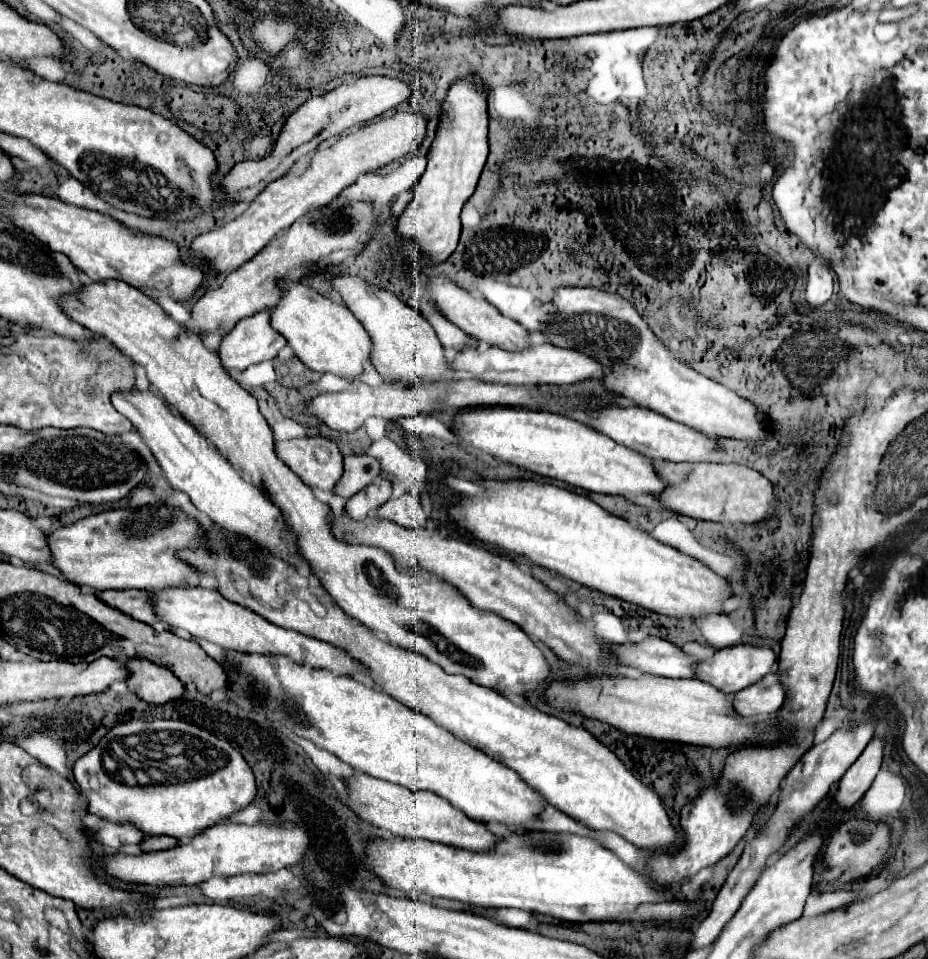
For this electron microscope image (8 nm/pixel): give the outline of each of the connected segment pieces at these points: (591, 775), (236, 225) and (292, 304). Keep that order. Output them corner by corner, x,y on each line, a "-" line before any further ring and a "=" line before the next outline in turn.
222,528
208,530
208,544
210,550
184,550
180,552
180,558
196,566
202,574
214,574
220,584
218,592
224,598
254,610
282,628
292,628
346,648
356,660
372,670
374,680
386,694
412,710
422,712
460,740
480,748
484,754
518,772
522,780
544,794
544,798
564,814
584,822
592,830
614,832
638,848
668,850
680,842
660,796
644,786
620,758
600,744
588,730
570,726
568,722
534,708
520,708
496,690
482,688
466,676
446,674
422,654
392,646
362,624
350,622
334,604
330,604
326,614
329,605
325,596
323,599
307,592
302,594
304,600
300,598
300,590
306,590
310,584
308,576
242,536
=
396,112
394,116
380,118
374,124
366,124
352,132
346,132
328,146
320,146
312,154
302,174
286,174
274,180
254,198
244,214
240,214
226,226
200,234
192,242
192,258
206,258
212,262
214,270
224,274
232,272
246,260
254,258
280,230
286,230
306,212
336,198
346,186
356,182
360,174
368,174
390,164
392,160
412,154
426,136
426,124
428,120
416,112
=
284,282
284,290
284,300
280,300
272,310
272,328
288,340
296,356
310,370
322,374
332,372
350,382
360,380
364,374
364,362
370,362
372,356
372,338
364,326
360,326
356,316
352,316
346,306
324,298
314,288
306,288
304,284

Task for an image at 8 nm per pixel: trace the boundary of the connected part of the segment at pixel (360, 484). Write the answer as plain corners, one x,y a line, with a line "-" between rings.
368,454
346,456
344,458
344,476
336,484
336,494
350,498
356,492
364,490
368,482
380,476
380,462

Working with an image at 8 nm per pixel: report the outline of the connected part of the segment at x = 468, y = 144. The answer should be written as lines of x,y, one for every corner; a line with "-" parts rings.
472,78
456,80
442,104
444,124
438,130
430,152
428,168
416,184
416,196
398,218
396,234
402,240
416,242
428,266
444,262
458,244
460,212
474,194
476,182
488,158
488,94

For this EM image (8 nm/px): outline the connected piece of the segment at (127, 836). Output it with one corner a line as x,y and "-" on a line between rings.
108,822
96,832
96,838
104,846
120,850
122,846
128,846
128,844
142,844
146,834
140,832
134,824
112,824
112,822

